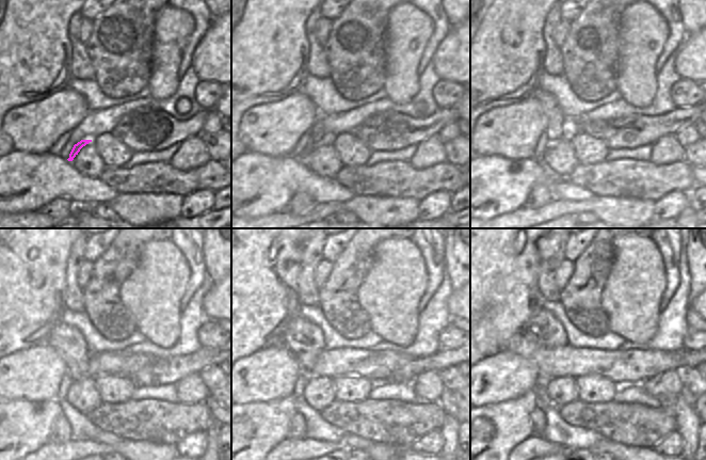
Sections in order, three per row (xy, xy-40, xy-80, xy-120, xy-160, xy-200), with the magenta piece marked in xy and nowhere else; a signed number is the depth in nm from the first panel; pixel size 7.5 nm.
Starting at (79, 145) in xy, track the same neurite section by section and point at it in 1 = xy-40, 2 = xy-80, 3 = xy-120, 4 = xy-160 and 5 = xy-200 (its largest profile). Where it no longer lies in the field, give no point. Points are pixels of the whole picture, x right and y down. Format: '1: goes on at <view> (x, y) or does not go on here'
1: goes on at xy-40 (318, 138)
2: goes on at xy-80 (559, 127)
3: goes on at xy-120 (69, 343)
4: goes on at xy-160 (304, 339)
5: goes on at xy-200 (542, 328)

